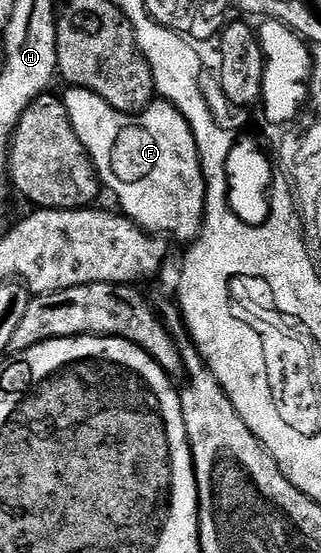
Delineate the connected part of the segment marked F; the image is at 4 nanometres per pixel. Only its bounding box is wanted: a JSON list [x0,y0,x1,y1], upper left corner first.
[72,100,206,244]

